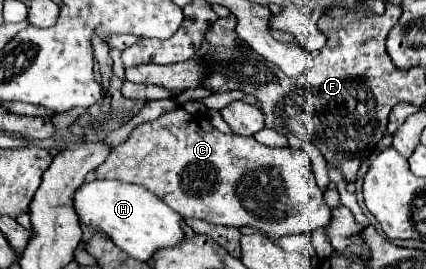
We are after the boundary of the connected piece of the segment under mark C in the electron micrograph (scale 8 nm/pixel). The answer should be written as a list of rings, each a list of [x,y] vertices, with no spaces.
[[[185,108],[165,112],[153,122],[141,124],[129,134],[127,142],[119,144],[111,156],[97,168],[97,178],[123,180],[141,184],[155,192],[167,206],[183,218],[201,218],[221,226],[255,226],[269,236],[283,234],[311,234],[313,230],[331,222],[329,206],[323,202],[321,188],[315,180],[315,170],[303,150],[269,147],[259,144],[253,136],[229,136],[219,132],[211,120],[201,114],[189,114]]]

